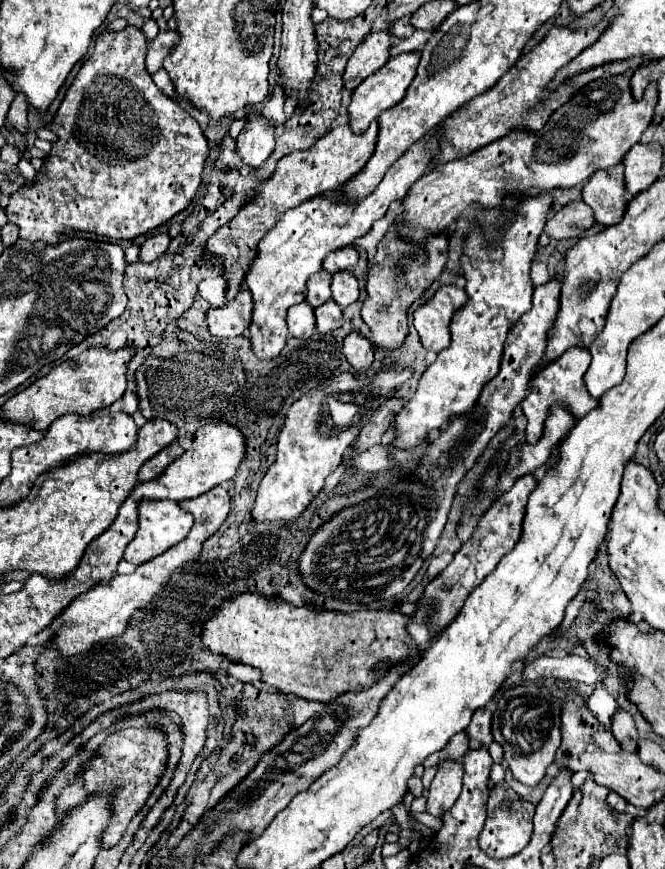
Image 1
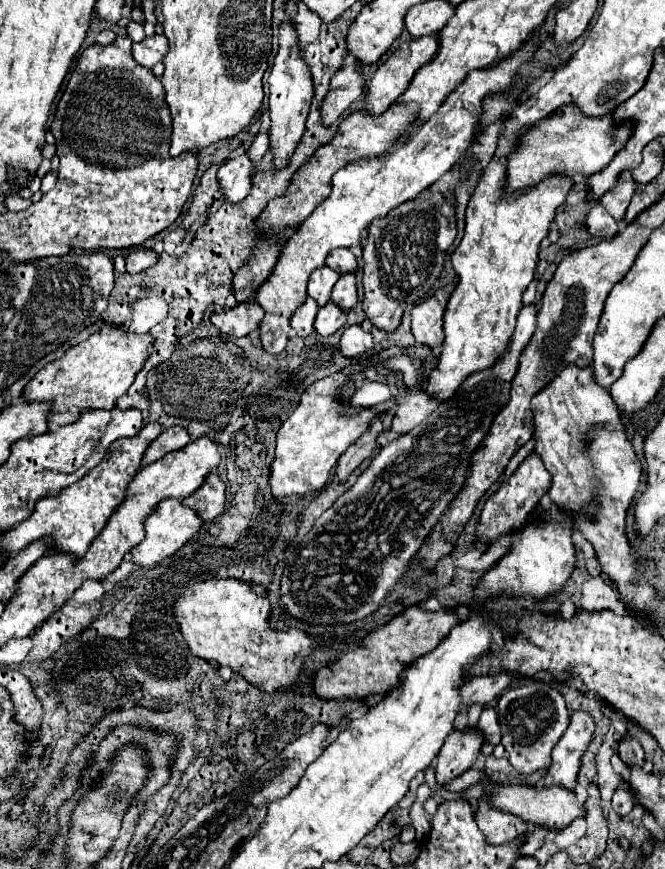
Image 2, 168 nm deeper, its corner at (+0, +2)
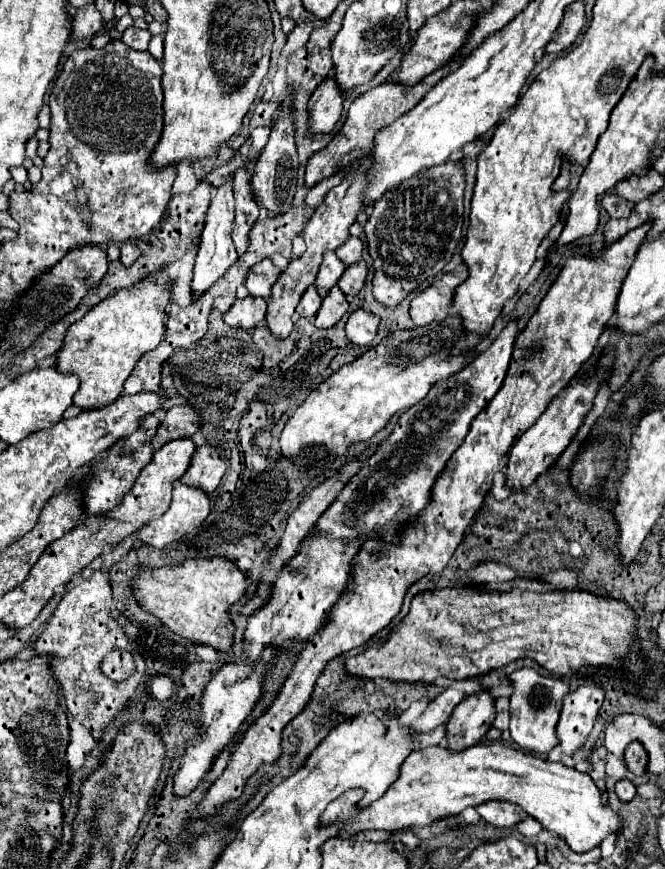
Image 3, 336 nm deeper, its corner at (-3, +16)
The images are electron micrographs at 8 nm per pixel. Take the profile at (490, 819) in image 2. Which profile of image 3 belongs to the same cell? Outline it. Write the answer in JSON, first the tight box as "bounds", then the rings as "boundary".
{"bounds":[476,800,528,828],"boundary":[[[492,800],[486,804],[476,806],[478,814],[482,816],[482,820],[486,820],[492,826],[498,828],[510,828],[516,826],[518,822],[522,822],[528,814],[524,812],[524,808],[512,804],[512,802],[502,802],[502,800]]]}

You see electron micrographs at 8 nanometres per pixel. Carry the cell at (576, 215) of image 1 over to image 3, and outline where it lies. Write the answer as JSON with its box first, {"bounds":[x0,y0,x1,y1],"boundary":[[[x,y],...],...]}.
{"bounds":[602,192,634,218],"boundary":[[[610,192],[602,200],[602,208],[610,214],[610,218],[626,218],[626,216],[630,216],[630,212],[634,208],[634,202],[622,200],[618,194]]]}

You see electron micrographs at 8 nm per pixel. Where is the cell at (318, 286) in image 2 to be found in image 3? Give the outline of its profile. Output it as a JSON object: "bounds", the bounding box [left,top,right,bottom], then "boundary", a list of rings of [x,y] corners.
{"bounds":[316,252,346,298],"boundary":[[[334,252],[324,254],[324,262],[322,262],[320,272],[316,276],[316,288],[322,298],[330,292],[332,286],[336,286],[336,282],[344,274],[344,270],[346,270],[346,266],[342,264],[342,260],[338,260],[338,256]]]}

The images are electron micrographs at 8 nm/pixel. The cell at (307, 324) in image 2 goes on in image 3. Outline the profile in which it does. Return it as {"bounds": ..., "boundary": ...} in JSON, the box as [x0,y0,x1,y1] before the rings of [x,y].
{"bounds":[296,286,322,318],"boundary":[[[310,286],[310,288],[304,292],[304,296],[302,296],[296,312],[298,312],[300,316],[304,316],[304,318],[312,318],[312,316],[316,316],[316,312],[320,310],[320,304],[322,304],[322,298],[320,298],[320,294],[316,292],[316,286]]]}

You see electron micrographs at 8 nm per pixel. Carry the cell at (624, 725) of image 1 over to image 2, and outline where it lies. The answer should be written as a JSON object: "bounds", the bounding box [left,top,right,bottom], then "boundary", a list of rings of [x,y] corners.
{"bounds":[619,736,645,766],"boundary":[[[625,736],[621,742],[619,742],[619,756],[625,764],[639,764],[643,766],[643,760],[645,760],[645,752],[641,748],[641,744],[633,738],[633,736]]]}

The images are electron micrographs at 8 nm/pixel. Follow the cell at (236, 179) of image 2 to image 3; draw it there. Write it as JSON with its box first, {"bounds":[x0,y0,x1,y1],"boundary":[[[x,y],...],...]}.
{"bounds":[190,182,238,300],"boundary":[[[228,182],[222,188],[218,188],[212,196],[212,204],[210,204],[210,210],[208,210],[208,220],[206,220],[206,226],[204,226],[204,232],[202,232],[202,244],[200,244],[198,256],[194,260],[194,270],[192,270],[194,274],[192,274],[190,288],[192,288],[192,298],[194,300],[198,296],[202,296],[216,280],[220,280],[228,272],[228,268],[238,260],[234,242],[230,238],[232,226],[234,226],[234,194],[232,194],[232,182]]]}

